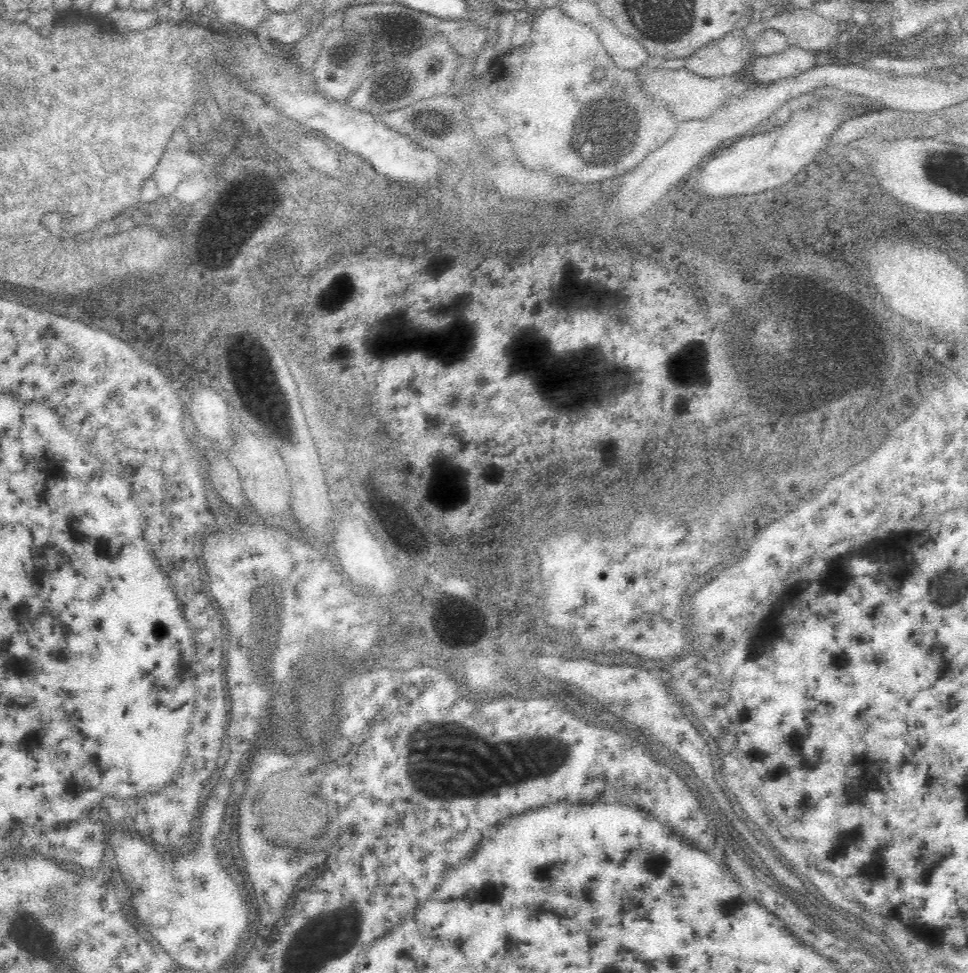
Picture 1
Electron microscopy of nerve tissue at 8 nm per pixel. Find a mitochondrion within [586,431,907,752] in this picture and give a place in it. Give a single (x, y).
(770, 632)

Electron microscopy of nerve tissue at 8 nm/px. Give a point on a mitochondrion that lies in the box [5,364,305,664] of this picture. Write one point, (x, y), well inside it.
(43, 463)

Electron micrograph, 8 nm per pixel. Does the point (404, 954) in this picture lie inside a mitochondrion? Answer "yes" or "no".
no

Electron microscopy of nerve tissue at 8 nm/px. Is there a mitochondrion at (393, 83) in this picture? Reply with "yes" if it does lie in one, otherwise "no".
yes

